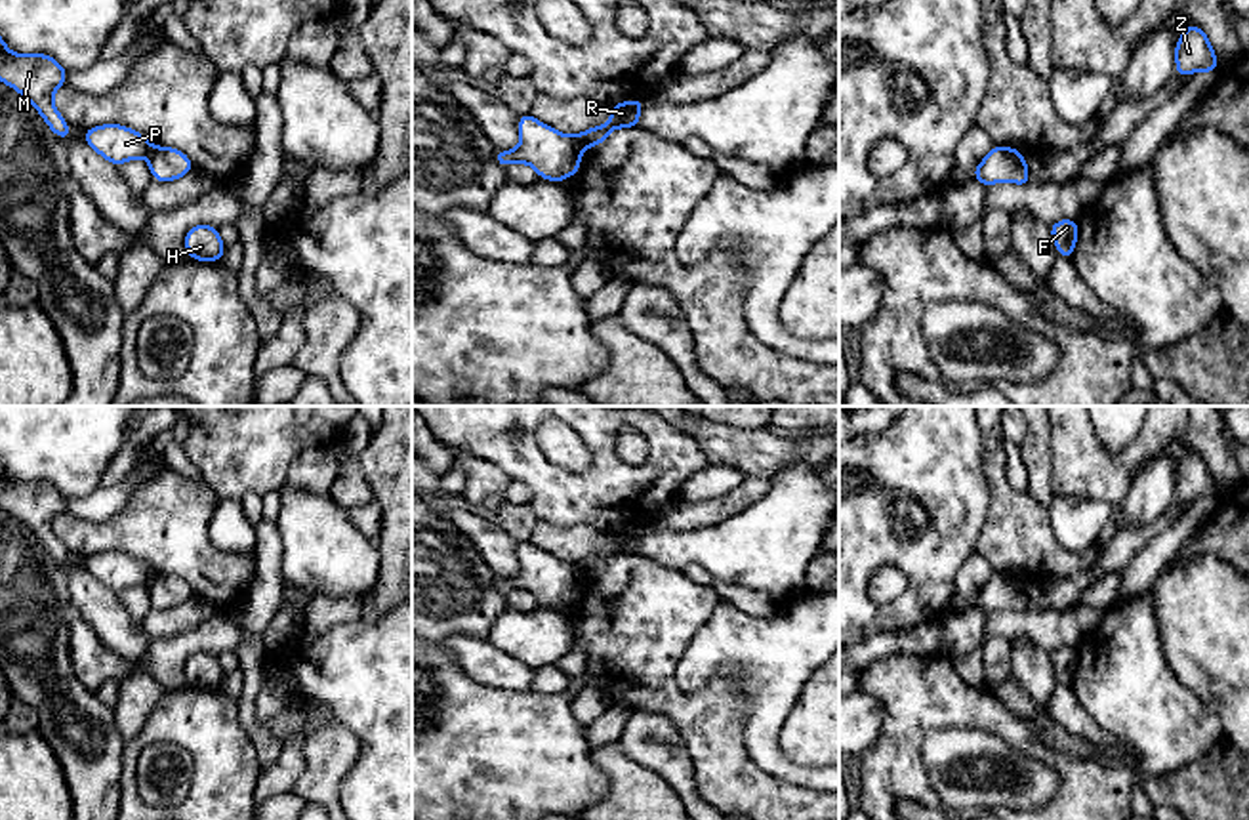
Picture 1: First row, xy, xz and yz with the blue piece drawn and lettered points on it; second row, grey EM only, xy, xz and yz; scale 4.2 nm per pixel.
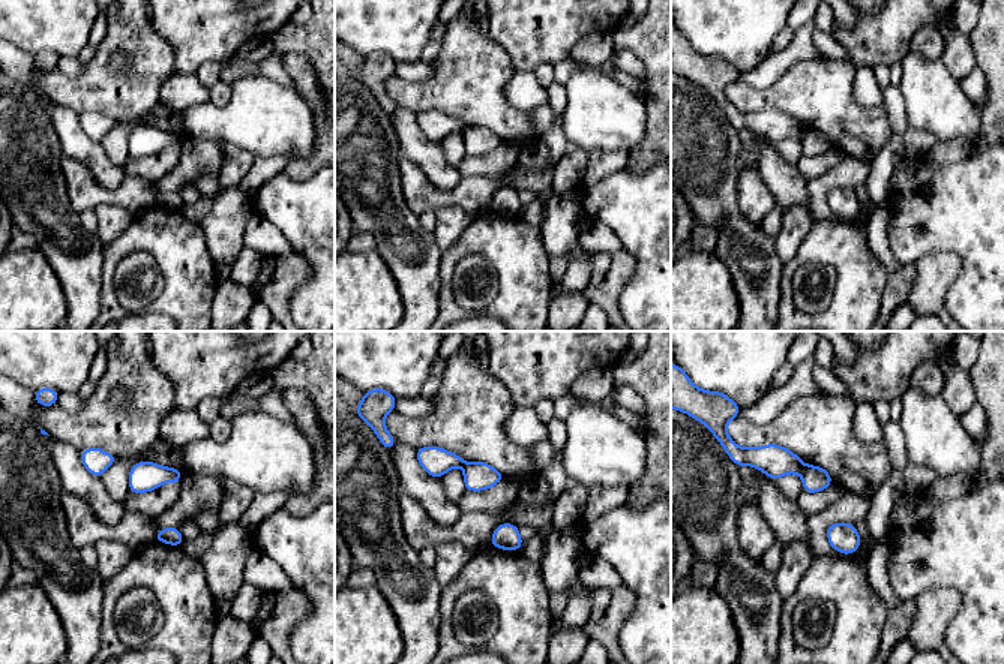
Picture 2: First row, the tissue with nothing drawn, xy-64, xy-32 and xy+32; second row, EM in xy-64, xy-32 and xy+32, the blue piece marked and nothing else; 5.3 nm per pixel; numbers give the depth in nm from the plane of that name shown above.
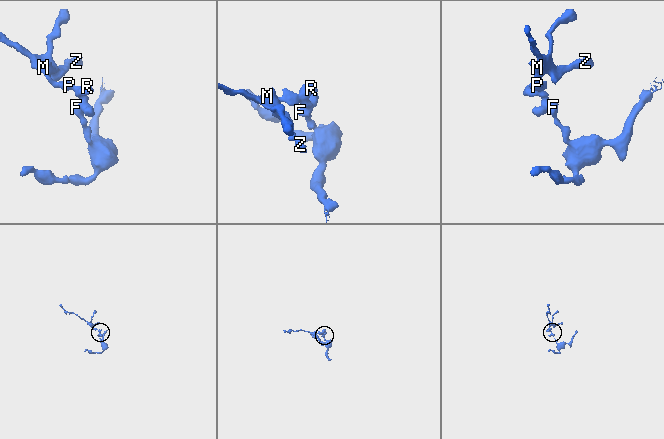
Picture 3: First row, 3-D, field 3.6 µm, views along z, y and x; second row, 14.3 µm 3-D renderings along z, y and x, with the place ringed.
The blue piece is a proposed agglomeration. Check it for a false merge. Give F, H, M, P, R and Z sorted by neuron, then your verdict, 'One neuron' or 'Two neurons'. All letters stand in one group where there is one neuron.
Groups: F H R / M P Z. Two neurons

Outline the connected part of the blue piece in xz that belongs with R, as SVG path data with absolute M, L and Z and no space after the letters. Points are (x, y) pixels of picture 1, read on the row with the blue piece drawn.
M629 99L620 105L606 107L612 113L612 120L608 124L585 130L578 135L580 151L585 147L601 145L614 128L637 128L639 113L645 107L641 99Z

